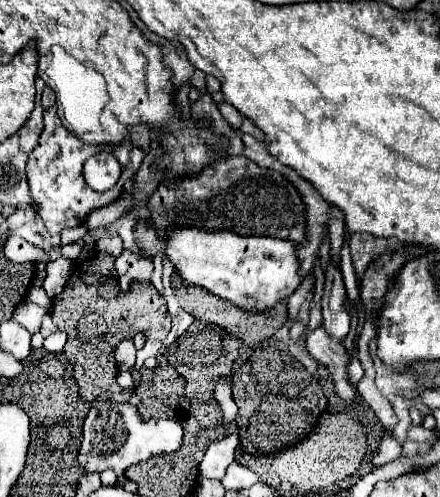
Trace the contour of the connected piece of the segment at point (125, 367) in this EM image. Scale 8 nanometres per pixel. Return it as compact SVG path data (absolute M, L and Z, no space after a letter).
M131 339L121 341L115 351L113 351L115 359L117 359L117 367L120 371L128 371L135 365L135 345Z

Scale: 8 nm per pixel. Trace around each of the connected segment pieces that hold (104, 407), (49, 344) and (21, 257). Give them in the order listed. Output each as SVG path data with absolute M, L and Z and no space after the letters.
M97 399L85 419L83 425L83 443L79 451L79 463L85 471L105 471L113 469L123 473L129 465L145 461L153 455L173 453L181 447L183 427L177 421L169 419L149 419L143 421L137 413L137 407L131 403L117 403L113 399Z
M57 331L45 338L43 347L49 353L61 353L65 343L67 343L67 333Z
M13 235L5 241L3 253L13 263L27 263L27 261L43 261L43 263L47 263L47 253L45 251L41 251L41 249L33 247L31 243L27 243L25 239L13 237Z

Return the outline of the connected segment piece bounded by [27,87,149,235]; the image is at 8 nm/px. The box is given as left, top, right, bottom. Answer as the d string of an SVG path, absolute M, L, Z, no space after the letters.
M45 87L43 91L43 119L45 119L45 129L39 135L39 143L35 147L35 151L31 153L31 159L27 161L27 179L29 179L29 189L33 195L33 201L39 205L39 215L45 221L45 227L51 235L61 235L63 229L73 229L85 223L87 215L93 209L105 207L107 203L113 203L121 193L123 193L123 183L131 179L131 171L127 169L127 165L133 165L133 175L137 173L139 165L143 163L145 155L149 153L149 133L145 127L133 127L131 135L127 137L127 141L123 145L119 145L119 149L129 145L129 153L123 151L119 153L119 161L123 165L123 173L117 181L117 185L105 193L97 193L91 187L87 187L85 179L83 179L83 163L95 155L97 151L105 149L105 147L95 147L95 145L85 145L79 143L79 139L75 139L75 135L71 135L63 123L57 117L57 105L55 105L55 93Z

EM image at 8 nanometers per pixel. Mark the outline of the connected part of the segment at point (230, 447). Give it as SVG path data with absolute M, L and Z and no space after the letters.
M237 433L223 437L221 441L213 443L207 451L203 461L199 463L199 473L209 479L223 479L227 467L235 461L235 449L239 445Z

